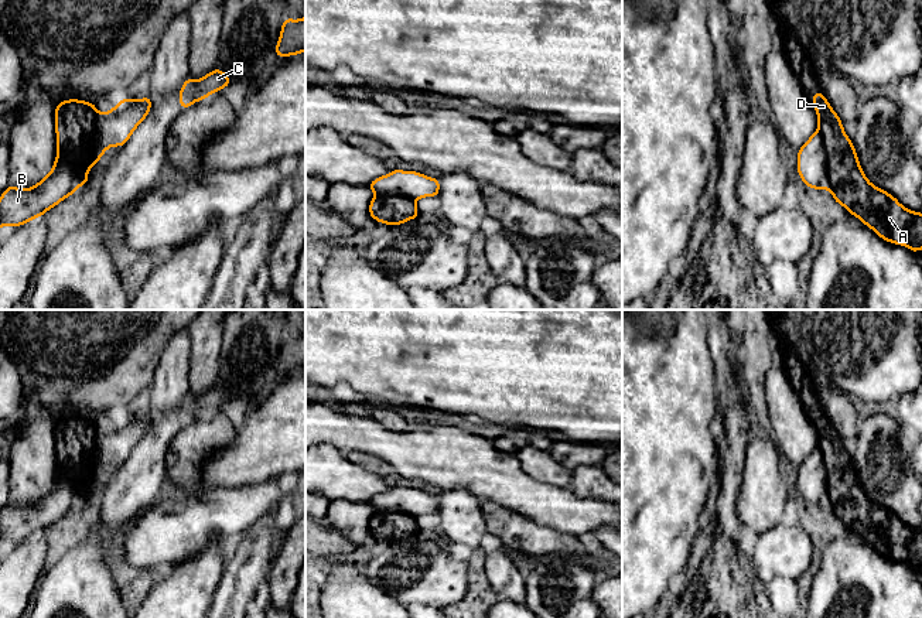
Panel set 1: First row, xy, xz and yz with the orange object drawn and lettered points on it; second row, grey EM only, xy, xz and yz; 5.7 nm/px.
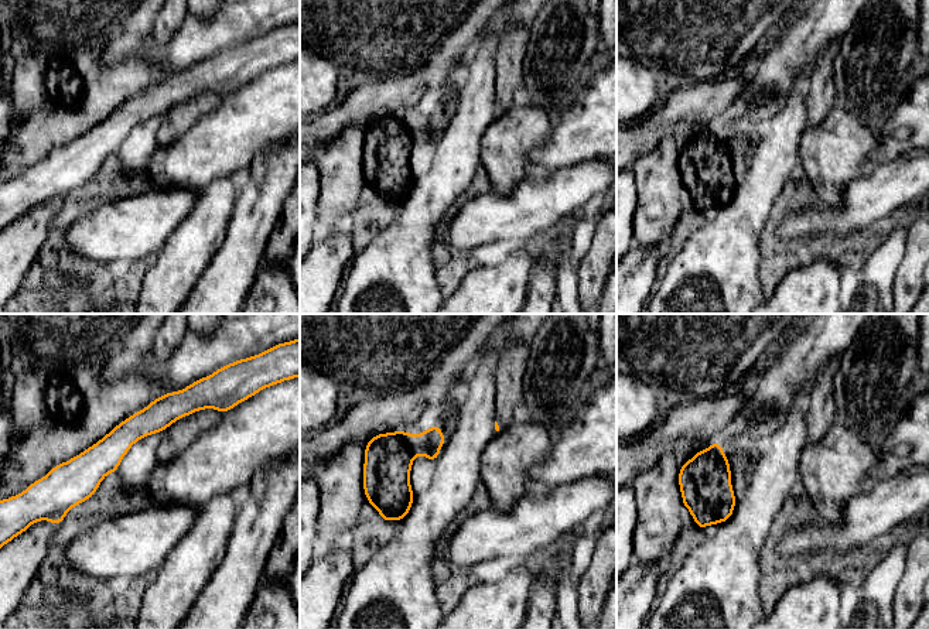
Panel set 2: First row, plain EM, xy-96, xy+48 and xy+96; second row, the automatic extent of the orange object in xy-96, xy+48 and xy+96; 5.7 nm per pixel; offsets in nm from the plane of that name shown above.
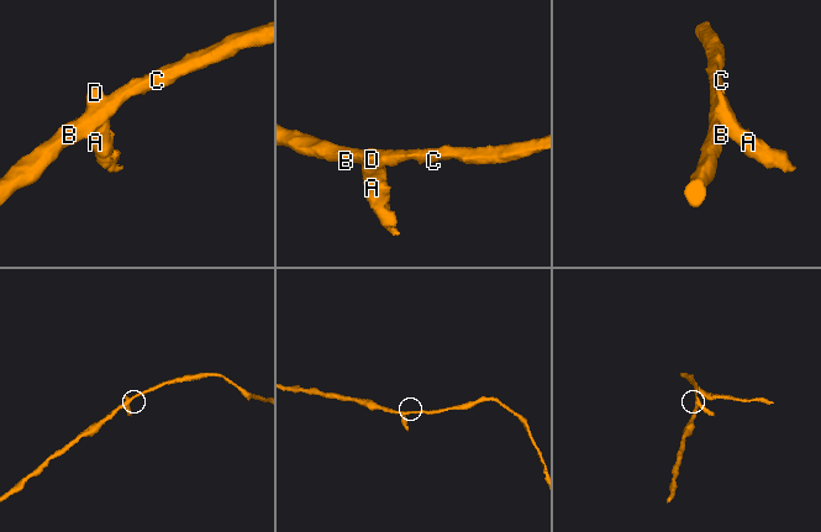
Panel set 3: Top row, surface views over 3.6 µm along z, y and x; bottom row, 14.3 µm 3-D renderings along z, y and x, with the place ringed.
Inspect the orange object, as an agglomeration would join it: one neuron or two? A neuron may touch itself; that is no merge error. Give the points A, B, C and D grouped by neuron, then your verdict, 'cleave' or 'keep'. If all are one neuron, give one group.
A D / B C | cleave

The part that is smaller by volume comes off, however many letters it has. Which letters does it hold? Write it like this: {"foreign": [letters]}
{"foreign": ["A", "D"]}

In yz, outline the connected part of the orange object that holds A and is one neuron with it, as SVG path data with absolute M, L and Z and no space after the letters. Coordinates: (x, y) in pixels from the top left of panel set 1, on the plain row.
M813 407L813 424L824 461L827 506L836 520L843 522L884 557L906 563L916 571L922 566L922 529L905 525L889 509L868 498L853 458L823 410Z

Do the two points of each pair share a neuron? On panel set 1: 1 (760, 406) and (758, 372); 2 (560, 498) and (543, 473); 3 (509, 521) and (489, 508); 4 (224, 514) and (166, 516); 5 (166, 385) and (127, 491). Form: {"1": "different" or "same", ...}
{"1": "same", "2": "different", "3": "same", "4": "same", "5": "same"}

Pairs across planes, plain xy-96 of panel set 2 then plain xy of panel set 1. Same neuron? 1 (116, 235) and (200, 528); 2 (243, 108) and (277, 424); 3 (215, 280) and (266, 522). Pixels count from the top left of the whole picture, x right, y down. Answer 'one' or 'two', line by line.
1: one
2: one
3: one

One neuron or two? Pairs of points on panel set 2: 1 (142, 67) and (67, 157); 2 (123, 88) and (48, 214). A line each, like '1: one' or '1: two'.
1: one
2: two

